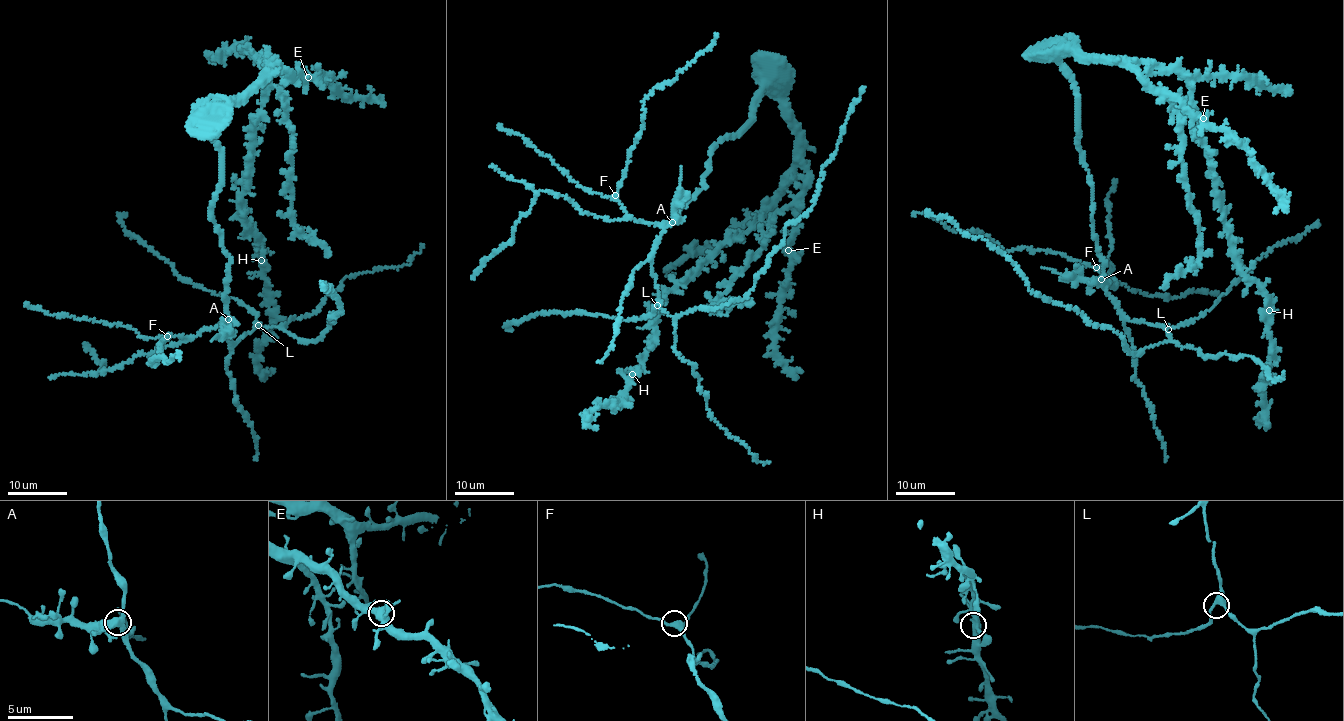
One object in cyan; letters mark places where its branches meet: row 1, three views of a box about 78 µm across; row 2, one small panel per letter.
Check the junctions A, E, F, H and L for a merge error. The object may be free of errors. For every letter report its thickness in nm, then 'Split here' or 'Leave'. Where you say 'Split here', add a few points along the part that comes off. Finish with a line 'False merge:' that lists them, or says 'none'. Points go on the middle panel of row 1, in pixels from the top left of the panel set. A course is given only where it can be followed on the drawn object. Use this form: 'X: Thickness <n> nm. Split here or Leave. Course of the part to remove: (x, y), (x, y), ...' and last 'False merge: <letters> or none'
A: Thickness 460 nm. Split here. Course of the part to remove: (671, 223), (673, 200), (681, 183), (680, 166)
E: Thickness 500 nm. Leave
F: Thickness 360 nm. Leave
H: Thickness 460 nm. Leave
L: Thickness 400 nm. Leave
False merge: A

